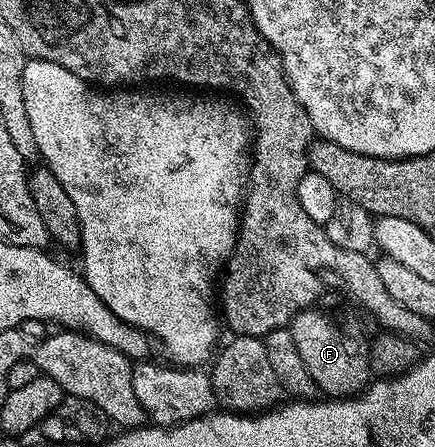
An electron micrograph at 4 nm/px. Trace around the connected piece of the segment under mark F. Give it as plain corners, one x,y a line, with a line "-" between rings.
310,306
297,313
288,330
299,346
299,354
307,365
311,378
315,378
318,389
329,398
348,398
365,391
371,380
369,357
361,348
332,320
316,307

